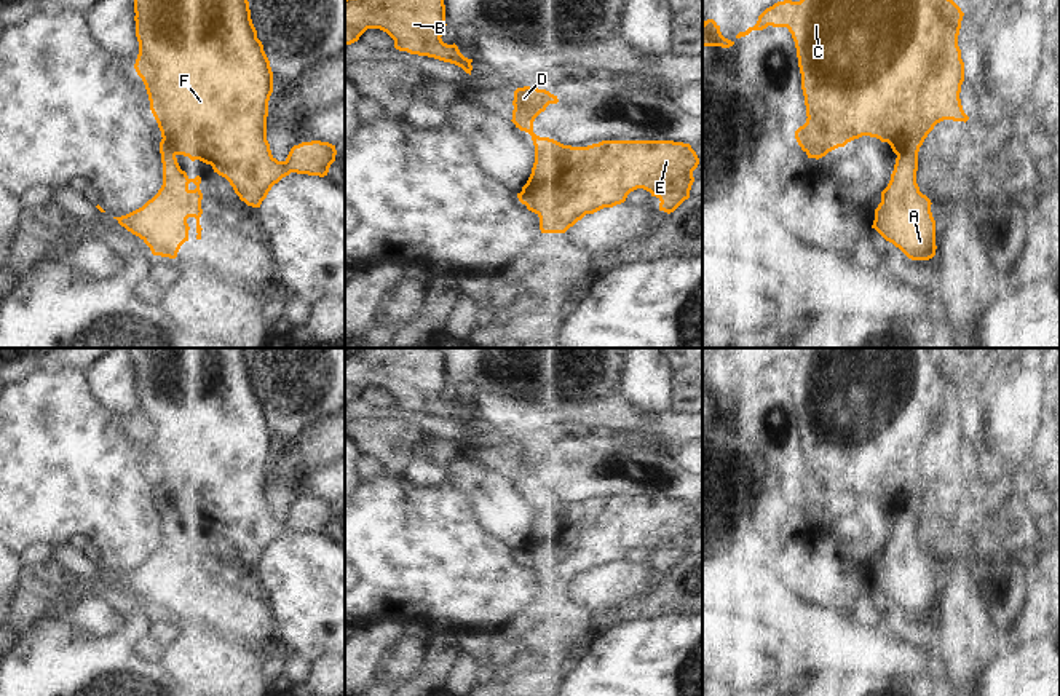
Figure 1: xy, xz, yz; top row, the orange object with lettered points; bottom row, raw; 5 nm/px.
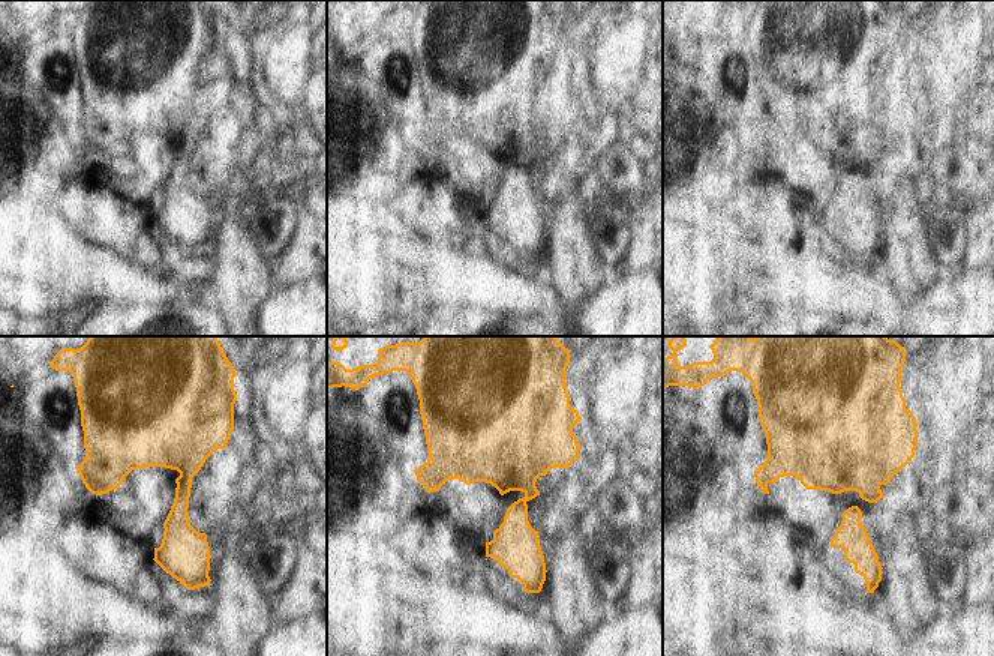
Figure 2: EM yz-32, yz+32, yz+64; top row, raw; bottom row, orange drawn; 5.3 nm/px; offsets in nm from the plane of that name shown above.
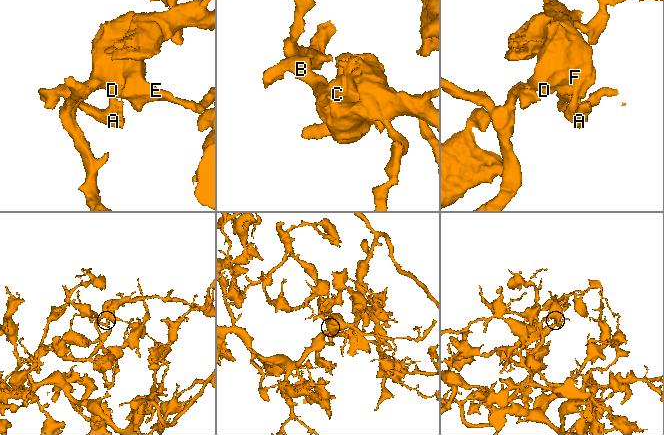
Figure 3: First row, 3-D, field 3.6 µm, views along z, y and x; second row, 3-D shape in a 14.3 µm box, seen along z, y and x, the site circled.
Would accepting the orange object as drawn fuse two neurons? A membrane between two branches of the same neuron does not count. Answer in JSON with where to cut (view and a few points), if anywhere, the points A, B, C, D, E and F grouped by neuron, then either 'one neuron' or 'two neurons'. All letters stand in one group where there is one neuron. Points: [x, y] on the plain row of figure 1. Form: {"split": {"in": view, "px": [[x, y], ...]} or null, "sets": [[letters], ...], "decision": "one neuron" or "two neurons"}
{"split": {"in": "yz", "px": [[918, 508], [910, 503], [897, 513]]}, "sets": [["A"], ["B", "C", "D", "E", "F"]], "decision": "two neurons"}

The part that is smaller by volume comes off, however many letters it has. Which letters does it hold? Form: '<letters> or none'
A.

